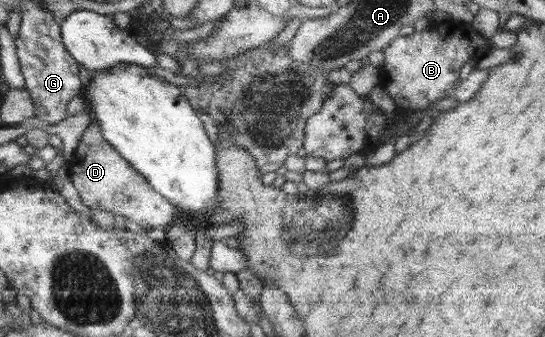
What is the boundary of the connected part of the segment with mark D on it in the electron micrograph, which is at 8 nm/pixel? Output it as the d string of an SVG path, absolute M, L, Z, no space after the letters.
M94 119L85 130L75 151L75 157L69 161L68 171L84 205L90 209L101 209L114 215L122 215L145 230L163 230L173 223L175 213L179 209L161 195L150 181L147 181L147 178L106 140L98 119Z

